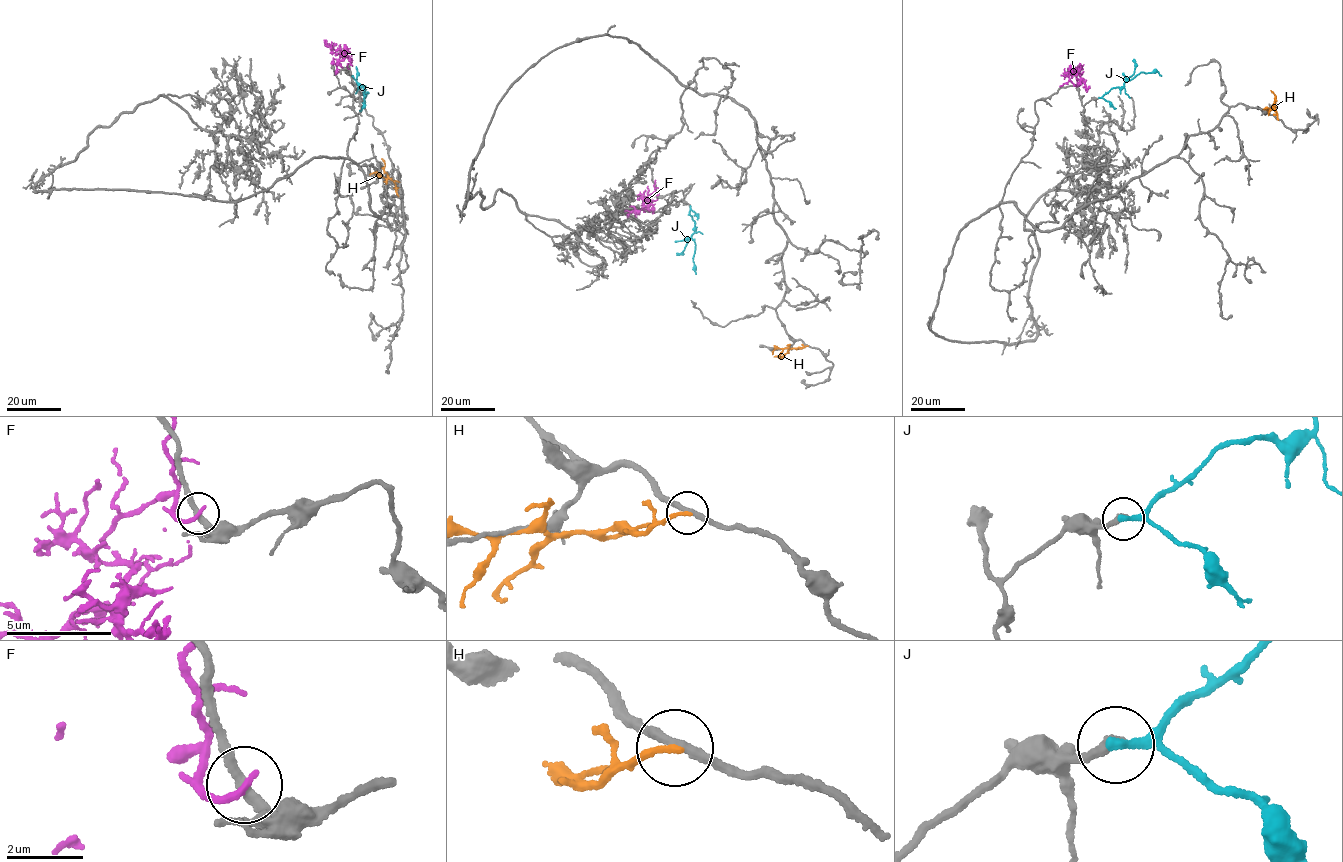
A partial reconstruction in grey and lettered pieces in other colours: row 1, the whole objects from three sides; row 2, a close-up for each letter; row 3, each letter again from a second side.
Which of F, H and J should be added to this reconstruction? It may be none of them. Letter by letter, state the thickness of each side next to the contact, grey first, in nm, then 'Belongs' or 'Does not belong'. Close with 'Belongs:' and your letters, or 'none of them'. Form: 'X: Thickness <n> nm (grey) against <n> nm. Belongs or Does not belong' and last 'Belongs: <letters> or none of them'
F: Thickness 280 nm (grey) against 180 nm. Does not belong
H: Thickness 240 nm (grey) against 220 nm. Does not belong
J: Thickness 280 nm (grey) against 240 nm. Does not belong
Belongs: none of them

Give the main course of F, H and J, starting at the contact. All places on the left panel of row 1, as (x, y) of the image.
F: (349, 68), (349, 57), (345, 51), (344, 58), (339, 60), (339, 55), (324, 39)
H: (398, 196), (395, 185), (383, 170), (381, 158)
J: (365, 96), (368, 92), (365, 94), (364, 86), (355, 94)

